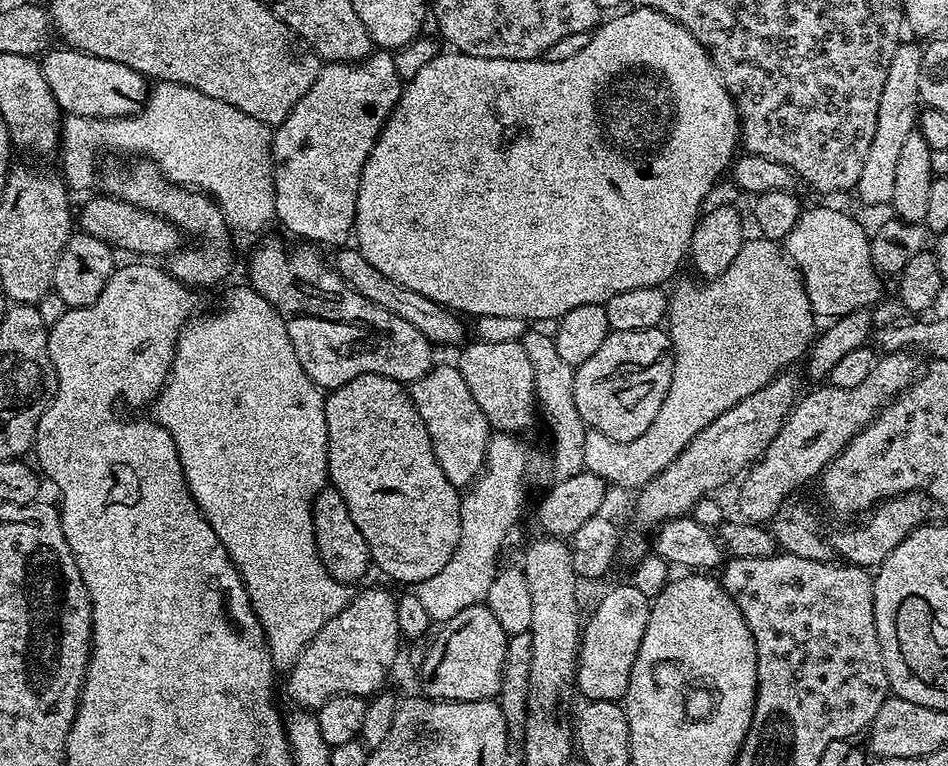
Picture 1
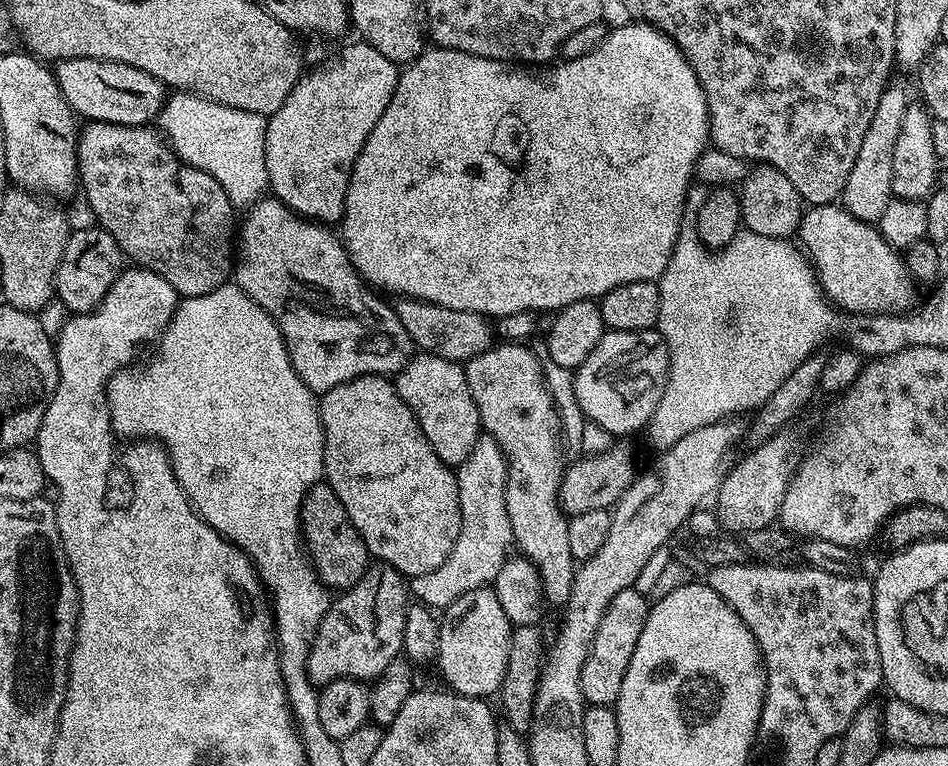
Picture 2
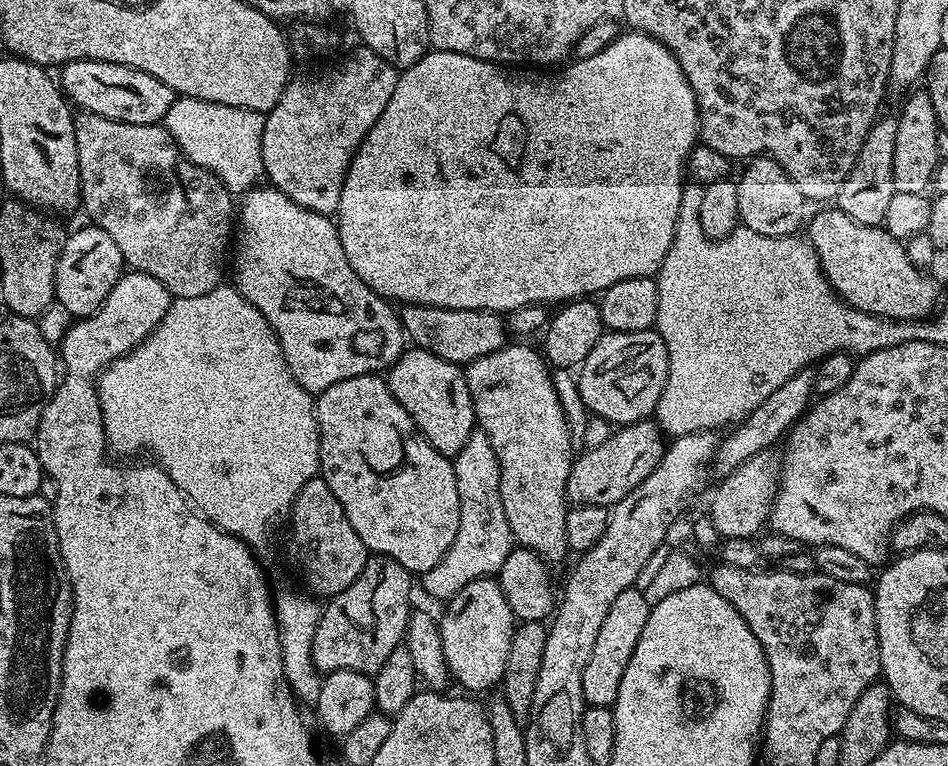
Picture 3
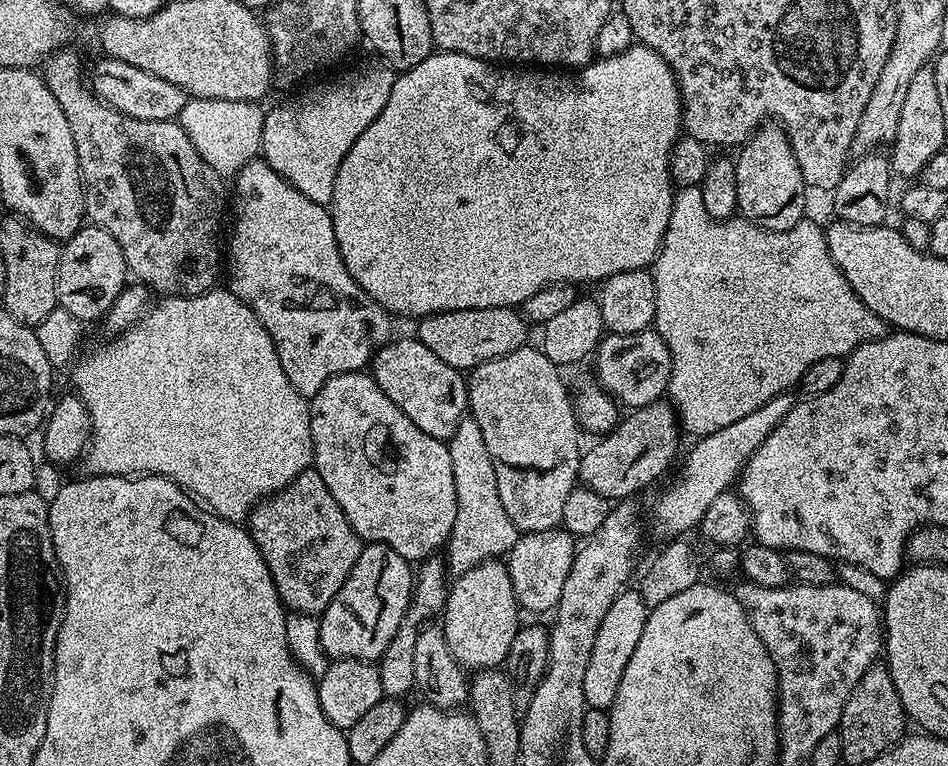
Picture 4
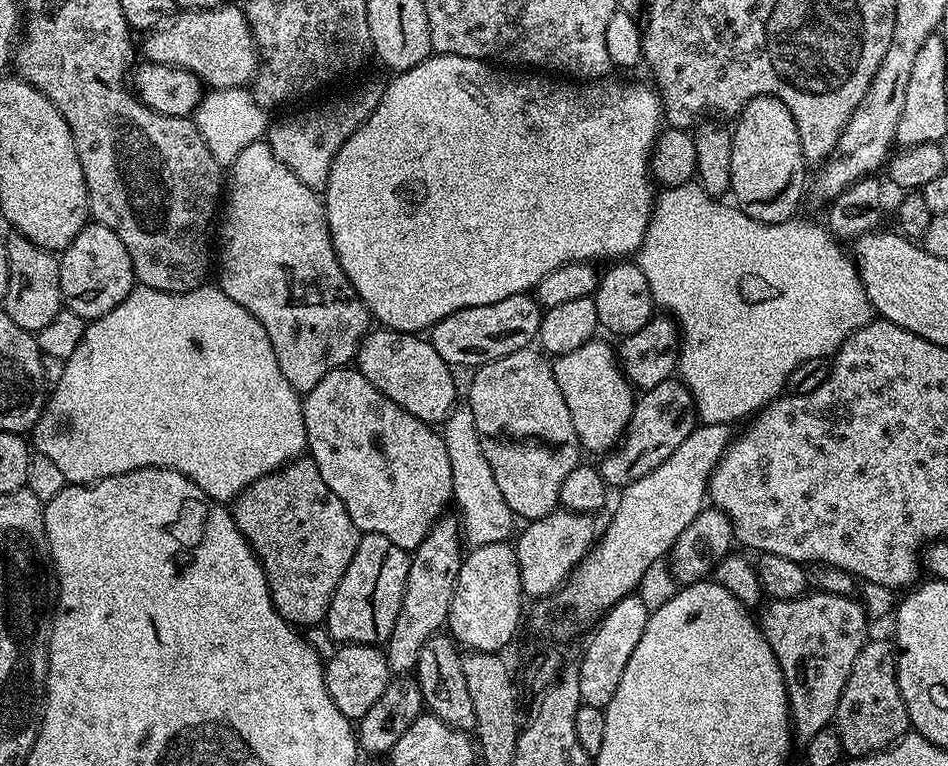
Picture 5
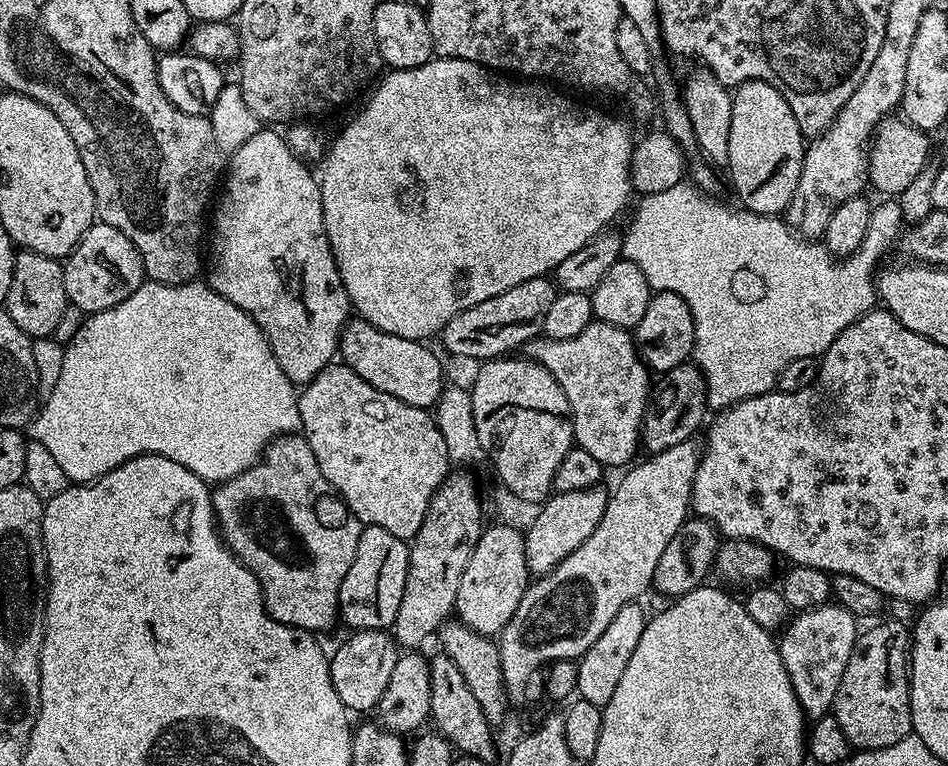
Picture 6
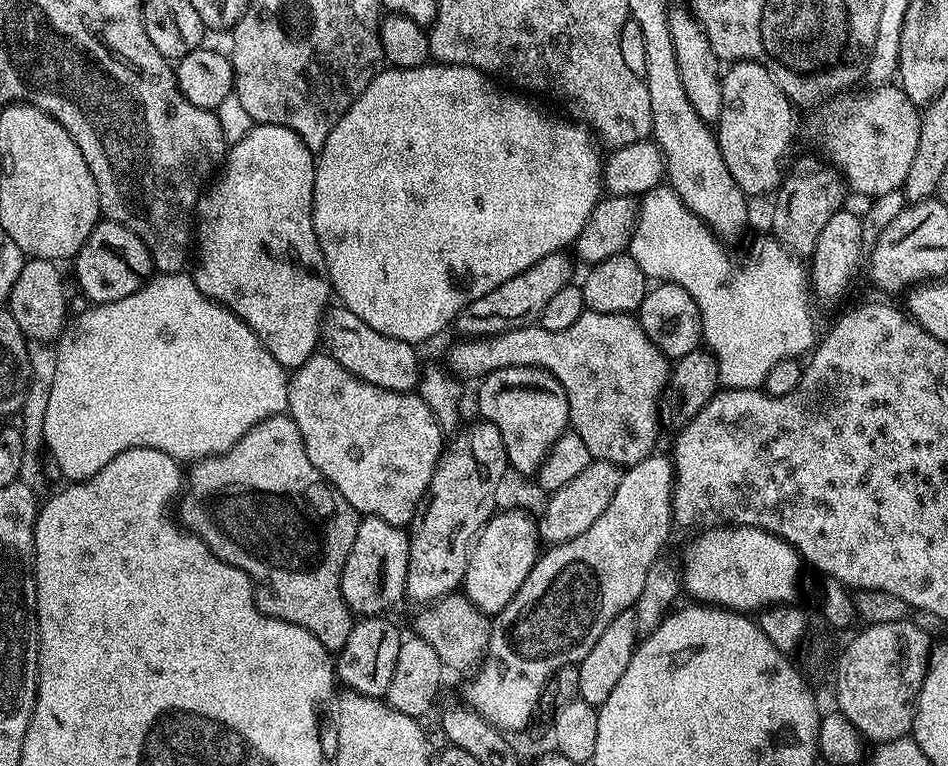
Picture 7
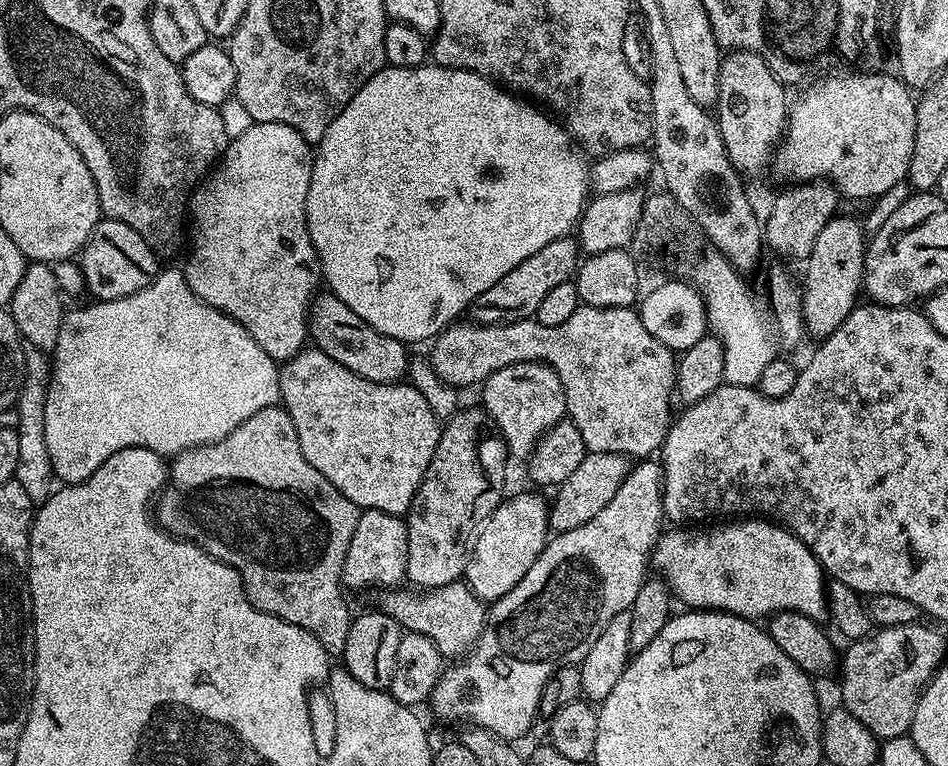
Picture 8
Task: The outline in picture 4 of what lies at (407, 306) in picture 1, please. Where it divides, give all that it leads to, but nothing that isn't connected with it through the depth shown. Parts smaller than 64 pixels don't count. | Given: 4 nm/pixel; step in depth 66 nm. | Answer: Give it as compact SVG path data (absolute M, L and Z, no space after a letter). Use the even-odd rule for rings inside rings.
M475 308L474 310L454 310L453 312L435 312L432 316L423 317L414 332L415 339L426 346L426 350L434 350L442 362L461 370L477 368L487 360L497 360L500 356L510 354L514 350L525 347L530 325L516 308Z

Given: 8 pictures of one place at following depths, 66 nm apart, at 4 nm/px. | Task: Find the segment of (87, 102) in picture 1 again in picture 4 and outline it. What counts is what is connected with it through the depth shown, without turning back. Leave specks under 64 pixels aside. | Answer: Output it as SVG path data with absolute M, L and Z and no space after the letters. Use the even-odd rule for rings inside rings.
M100 58L97 62L96 69L92 72L90 88L105 104L139 120L176 120L190 99L189 93L174 86L174 82L158 78L158 74L146 74L146 70L130 66L130 62L111 58Z

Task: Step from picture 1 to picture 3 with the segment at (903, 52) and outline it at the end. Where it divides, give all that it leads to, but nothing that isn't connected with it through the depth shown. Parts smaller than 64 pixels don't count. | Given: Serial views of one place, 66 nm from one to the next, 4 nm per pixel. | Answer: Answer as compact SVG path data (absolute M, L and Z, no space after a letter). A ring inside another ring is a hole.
M881 115L866 134L862 150L838 194L834 197L835 207L844 212L854 222L883 225L886 210L890 207L890 198L896 193L894 178L894 137L898 135L898 119L895 115Z

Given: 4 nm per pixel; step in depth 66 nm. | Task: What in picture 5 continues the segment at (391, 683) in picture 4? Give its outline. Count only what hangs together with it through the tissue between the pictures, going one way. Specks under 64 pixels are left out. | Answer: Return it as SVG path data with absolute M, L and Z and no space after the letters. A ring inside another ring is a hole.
M445 514L437 520L436 525L422 538L422 542L411 553L408 562L408 581L402 598L402 610L398 614L398 622L394 622L394 630L386 642L386 655L389 669L396 674L408 674L415 669L418 662L418 650L431 636L437 635L447 625L450 602L454 594L454 586L458 582L458 570L462 563L462 529L455 515Z

